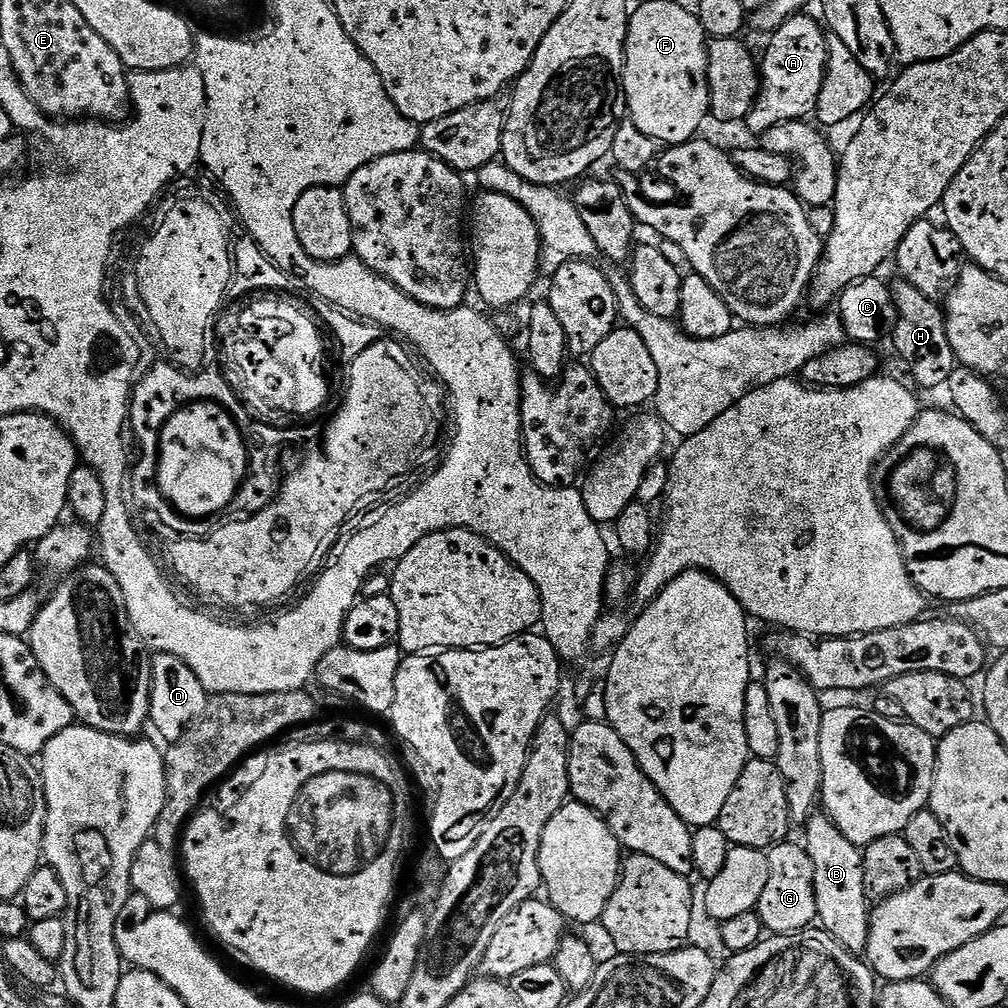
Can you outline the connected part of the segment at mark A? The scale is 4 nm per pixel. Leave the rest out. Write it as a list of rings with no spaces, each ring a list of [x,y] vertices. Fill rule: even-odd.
[[[812,14],[792,16],[767,37],[768,49],[759,65],[760,92],[746,117],[746,125],[756,138],[763,137],[764,132],[774,126],[804,120],[815,113],[824,68],[828,65],[828,41],[821,21],[808,15]]]

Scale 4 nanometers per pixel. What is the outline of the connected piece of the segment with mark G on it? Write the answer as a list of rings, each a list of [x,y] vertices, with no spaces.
[[[792,843],[778,844],[768,852],[770,878],[766,878],[766,890],[762,890],[762,898],[755,906],[765,929],[778,936],[805,931],[811,925],[808,923],[817,919],[814,862],[810,862],[810,854],[805,850],[803,843]]]

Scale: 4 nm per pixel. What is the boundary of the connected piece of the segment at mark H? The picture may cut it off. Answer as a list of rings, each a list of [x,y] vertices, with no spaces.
[[[896,278],[890,284],[894,300],[898,306],[898,322],[890,337],[890,344],[908,363],[912,376],[924,388],[943,389],[948,383],[950,374],[957,368],[958,361],[950,346],[950,338],[946,334],[944,310],[933,297],[922,294],[911,282]]]

